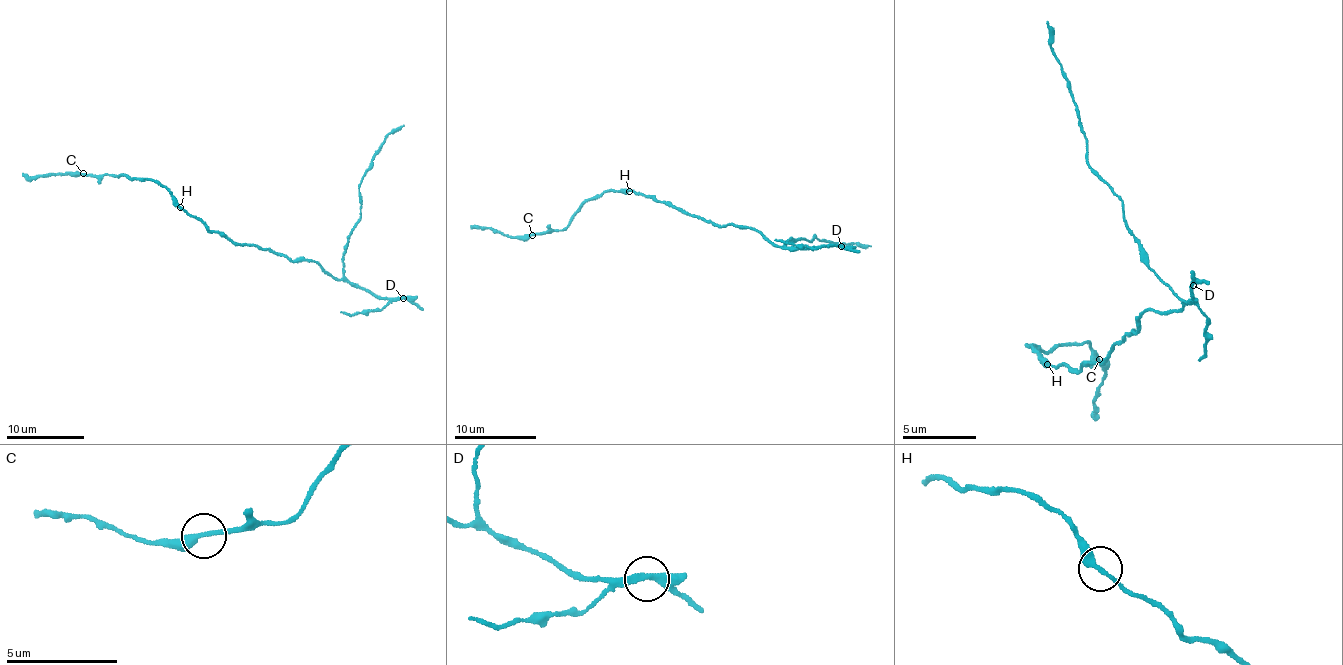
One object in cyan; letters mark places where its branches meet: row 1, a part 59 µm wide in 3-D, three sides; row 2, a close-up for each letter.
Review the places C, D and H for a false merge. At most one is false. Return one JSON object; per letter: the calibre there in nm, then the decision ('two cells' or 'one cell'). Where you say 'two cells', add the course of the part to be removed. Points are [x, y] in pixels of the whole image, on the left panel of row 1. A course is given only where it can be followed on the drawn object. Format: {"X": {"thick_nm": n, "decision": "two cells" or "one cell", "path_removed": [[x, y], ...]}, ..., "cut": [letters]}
{"C": {"thick_nm": 280, "decision": "one cell"}, "D": {"thick_nm": 280, "decision": "two cells", "path_removed": [[403, 299], [390, 300], [382, 309], [351, 315], [341, 312]]}, "H": {"thick_nm": 280, "decision": "one cell"}, "cut": ["D"]}

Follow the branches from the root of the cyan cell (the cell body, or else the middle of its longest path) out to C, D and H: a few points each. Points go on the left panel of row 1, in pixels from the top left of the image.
C: (255, 245), (230, 242), (211, 232), (151, 179), (83, 173)
D: (255, 245), (289, 258), (316, 261), (333, 277), (345, 278), (376, 296), (403, 299)
H: (255, 245), (230, 242), (226, 237), (211, 232), (200, 219), (190, 217), (180, 207)

